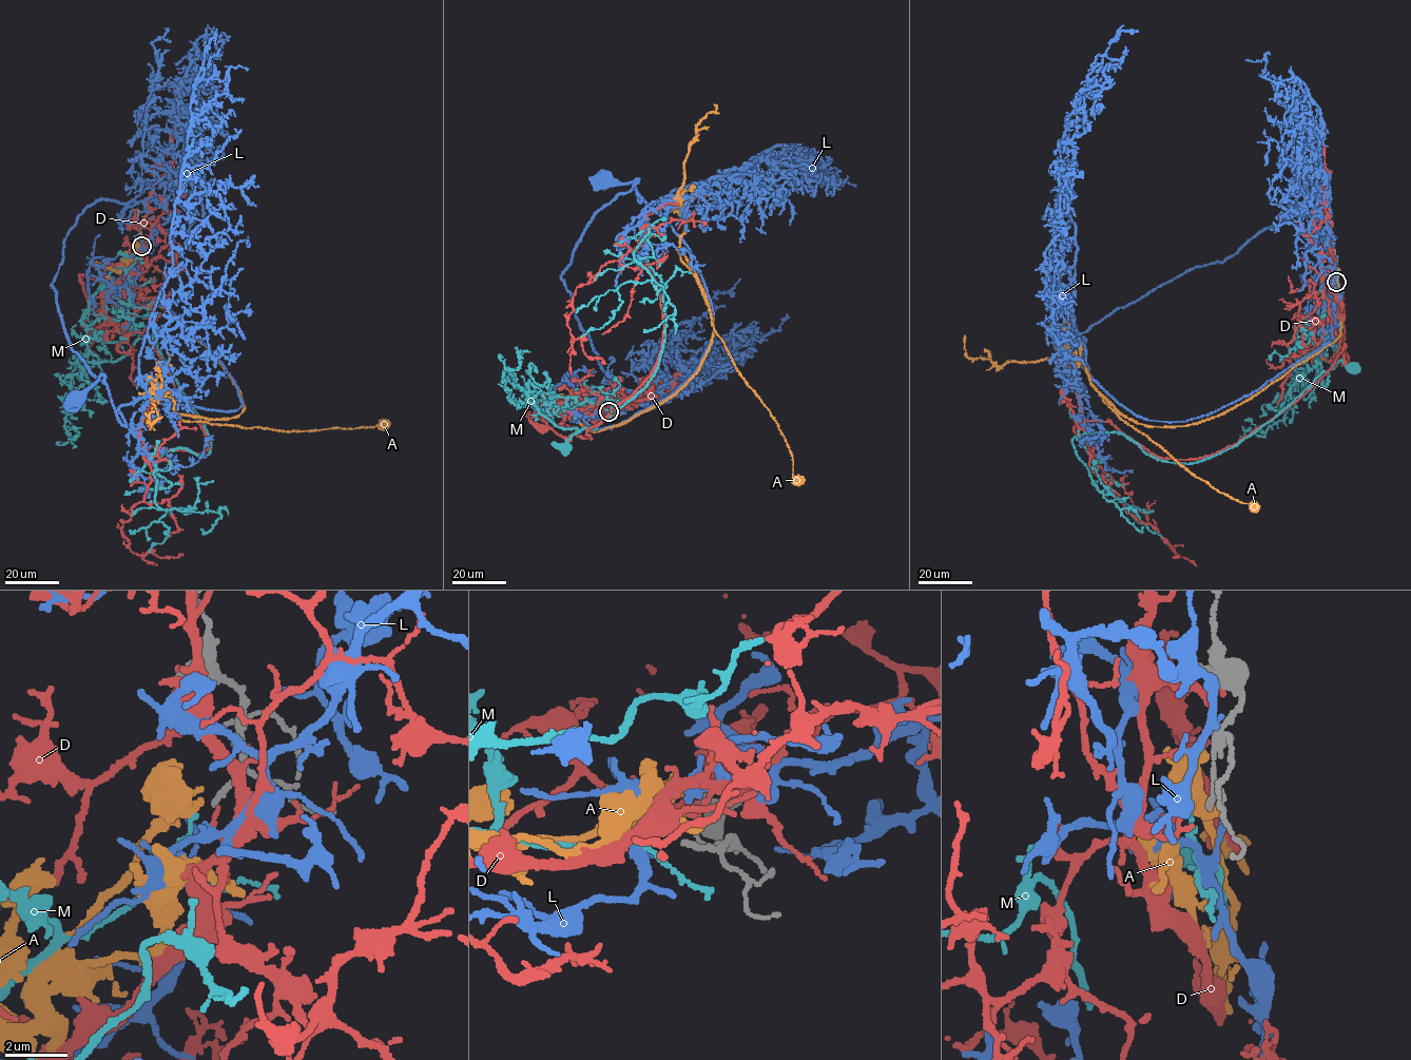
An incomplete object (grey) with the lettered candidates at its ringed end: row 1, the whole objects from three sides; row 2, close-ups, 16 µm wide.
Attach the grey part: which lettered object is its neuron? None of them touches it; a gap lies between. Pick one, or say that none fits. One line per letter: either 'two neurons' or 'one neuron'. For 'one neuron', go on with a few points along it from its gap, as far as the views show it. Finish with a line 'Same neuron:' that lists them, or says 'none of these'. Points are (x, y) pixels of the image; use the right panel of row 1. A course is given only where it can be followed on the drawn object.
A: two neurons
D: two neurons
L: two neurons
M: one neuron | via (1334, 282), (1340, 320), (1317, 359), (1320, 384), (1340, 360), (1352, 369)
Same neuron: M

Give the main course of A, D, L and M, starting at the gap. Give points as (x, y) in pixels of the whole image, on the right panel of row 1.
A: (1334, 282), (1338, 336), (1221, 413), (1147, 426), (1099, 393), (1196, 477), (1254, 507)
D: (1333, 282), (1331, 291), (1341, 311), (1344, 307), (1334, 292), (1344, 328), (1339, 345), (1346, 359)
L: (1336, 284), (1318, 262), (1331, 224), (1326, 232), (1314, 217), (1291, 215), (1085, 332), (1071, 324), (1078, 341)
M: (1334, 282), (1340, 320), (1317, 359), (1320, 384), (1340, 360), (1352, 369)

